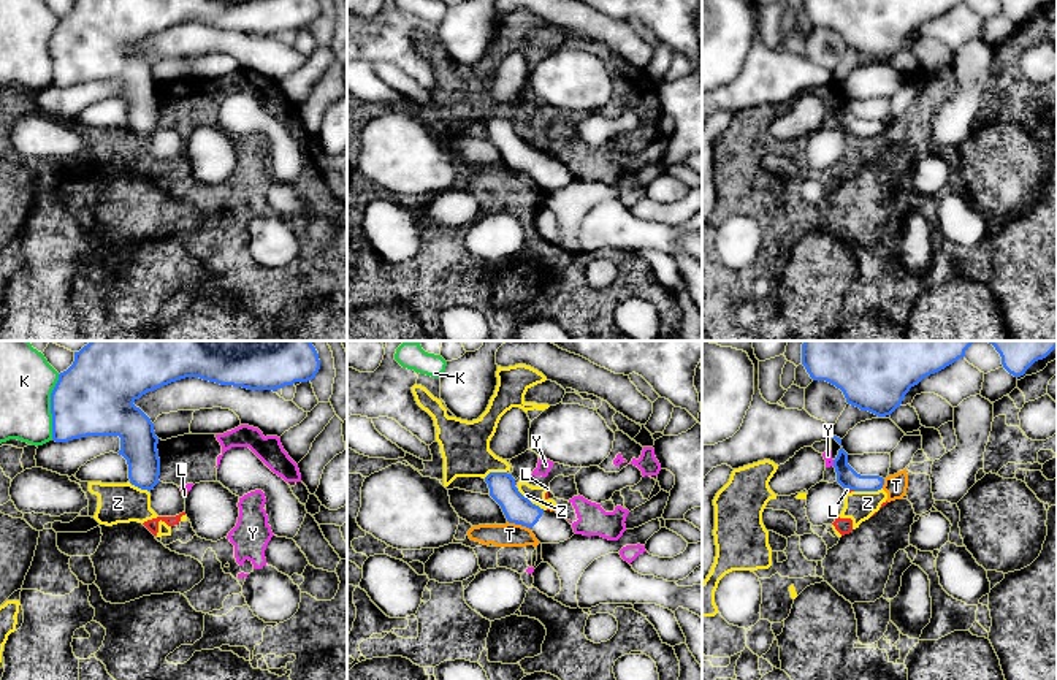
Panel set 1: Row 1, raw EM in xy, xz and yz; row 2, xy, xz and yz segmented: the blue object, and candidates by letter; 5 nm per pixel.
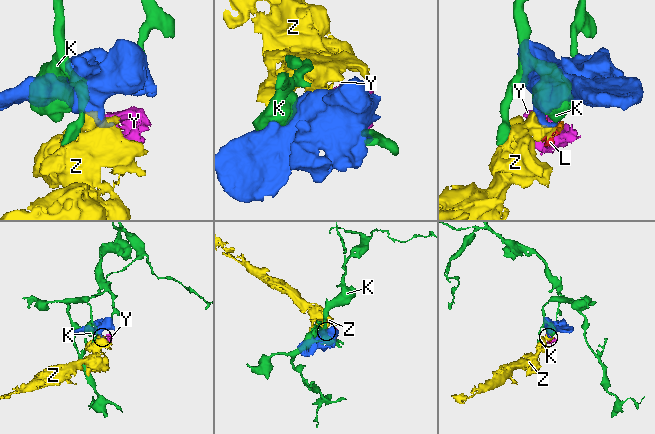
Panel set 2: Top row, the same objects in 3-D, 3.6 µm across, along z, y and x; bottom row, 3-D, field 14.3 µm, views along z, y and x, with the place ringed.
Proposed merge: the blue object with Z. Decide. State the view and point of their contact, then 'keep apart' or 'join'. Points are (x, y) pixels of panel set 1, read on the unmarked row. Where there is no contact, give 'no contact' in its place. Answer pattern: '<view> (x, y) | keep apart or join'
xz (530, 146) | keep apart

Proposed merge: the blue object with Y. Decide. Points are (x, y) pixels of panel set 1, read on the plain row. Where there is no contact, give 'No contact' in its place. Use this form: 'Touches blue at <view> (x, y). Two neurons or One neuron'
Touches blue at yz (834, 108). Two neurons

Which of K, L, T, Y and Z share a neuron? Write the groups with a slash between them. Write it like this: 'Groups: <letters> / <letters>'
Groups: K / L T Y Z

